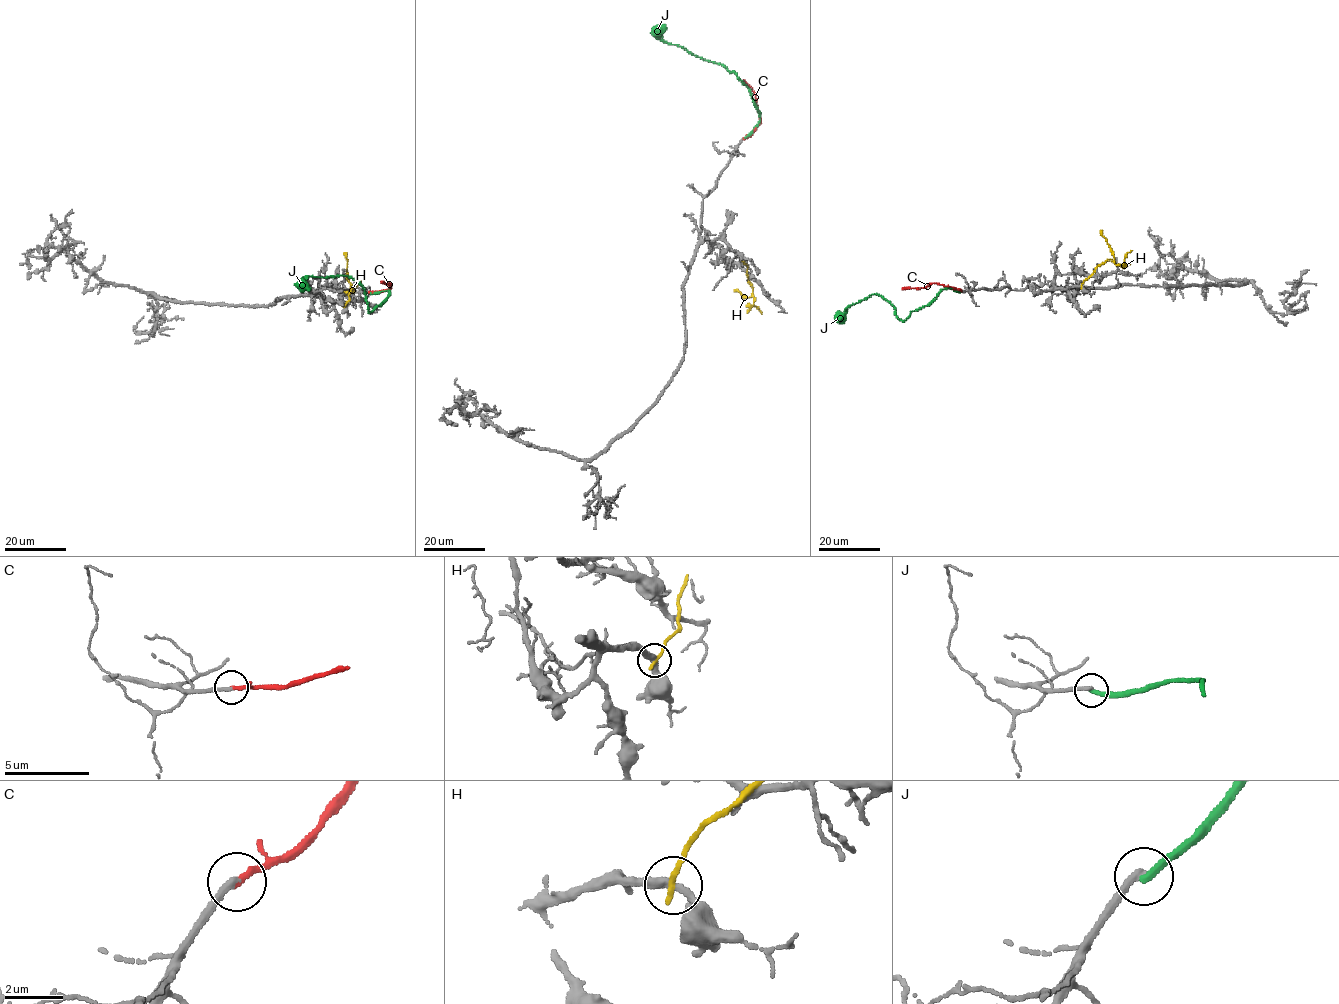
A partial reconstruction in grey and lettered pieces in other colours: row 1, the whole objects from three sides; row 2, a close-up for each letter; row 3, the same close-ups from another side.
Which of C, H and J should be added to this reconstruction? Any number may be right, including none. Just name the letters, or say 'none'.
C

